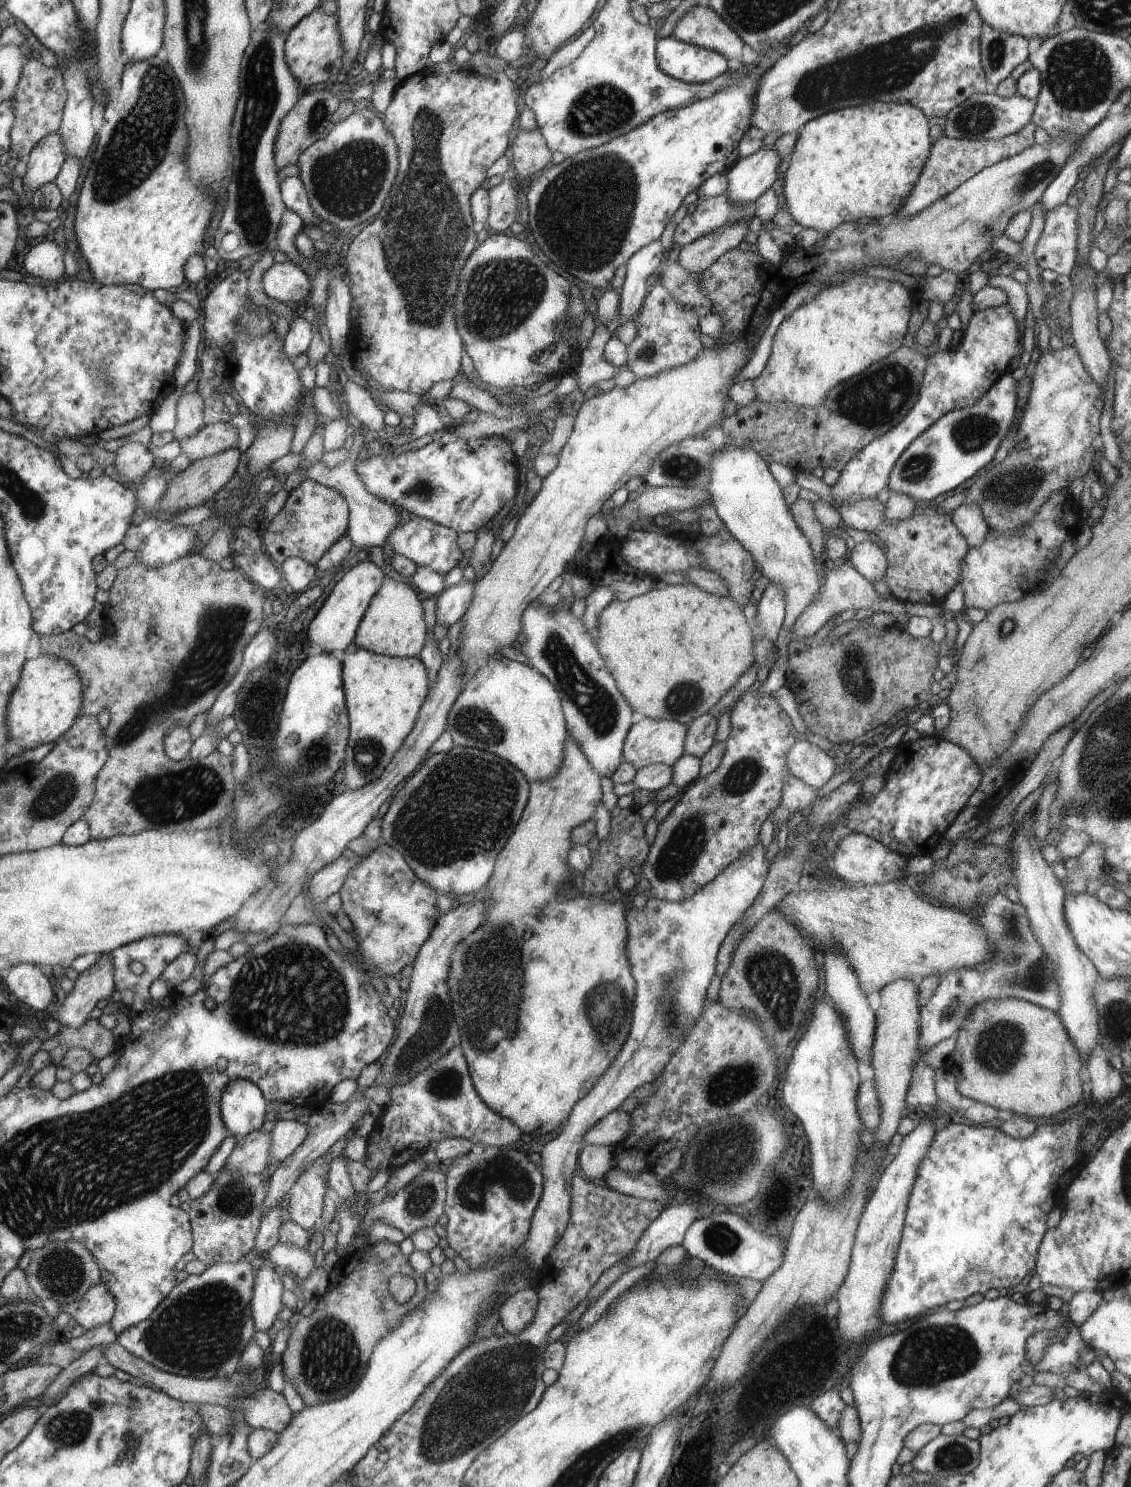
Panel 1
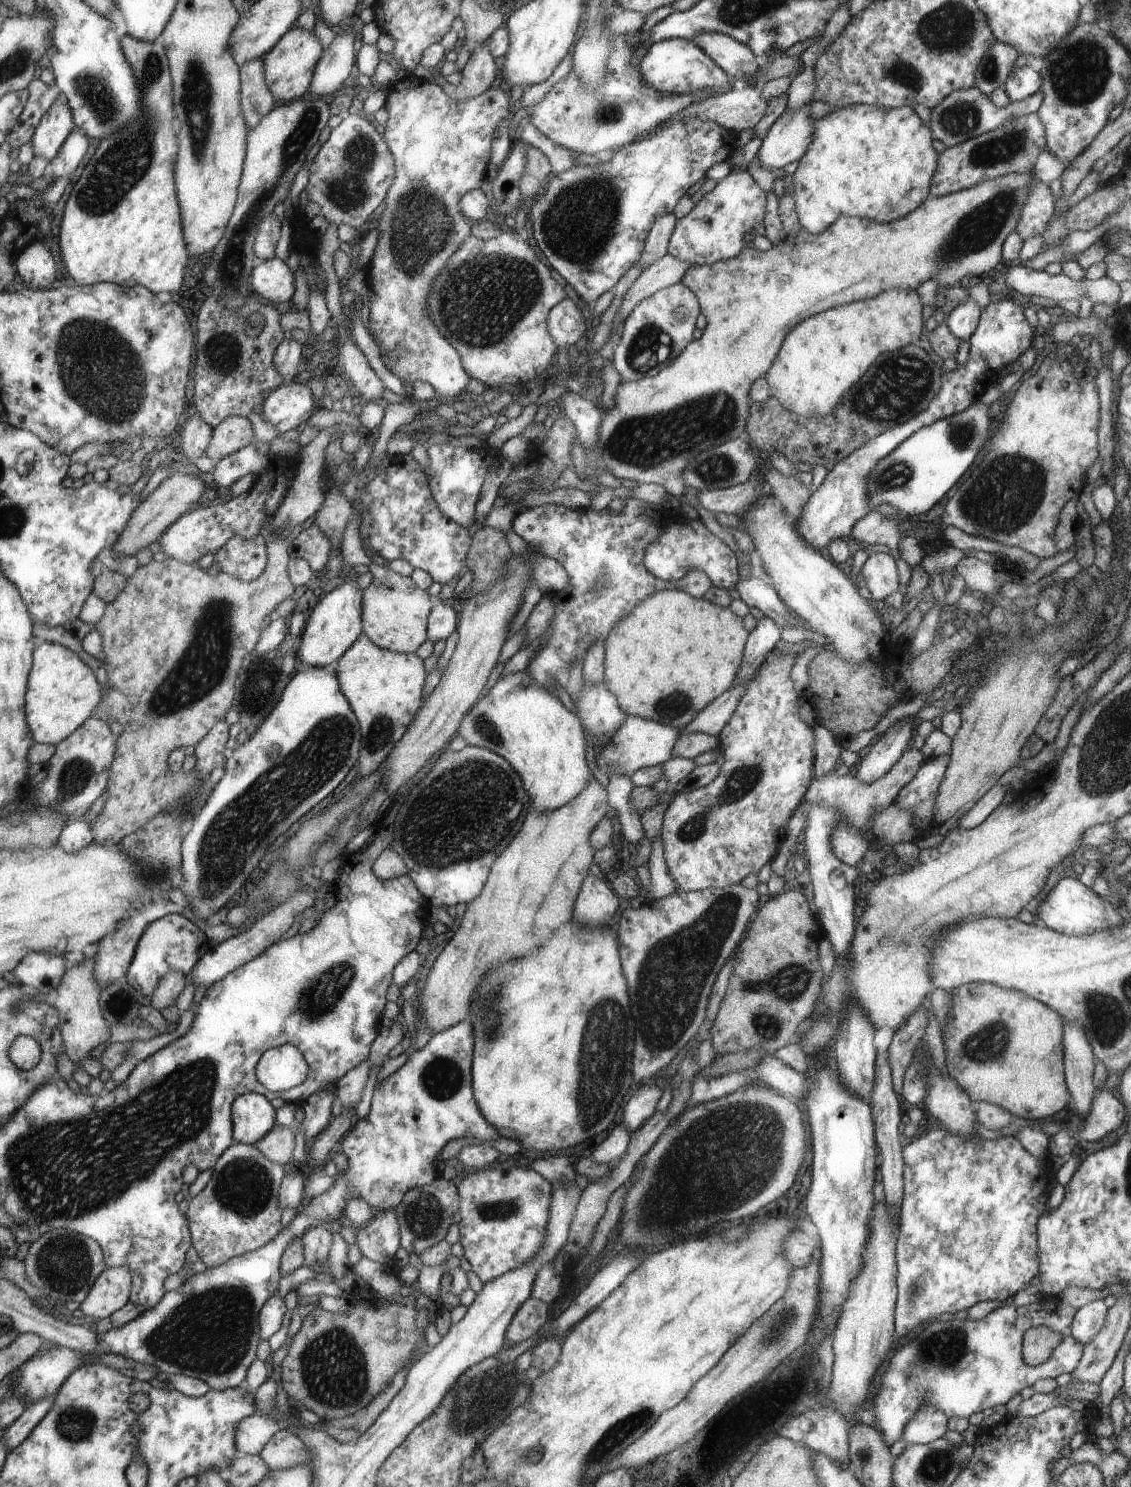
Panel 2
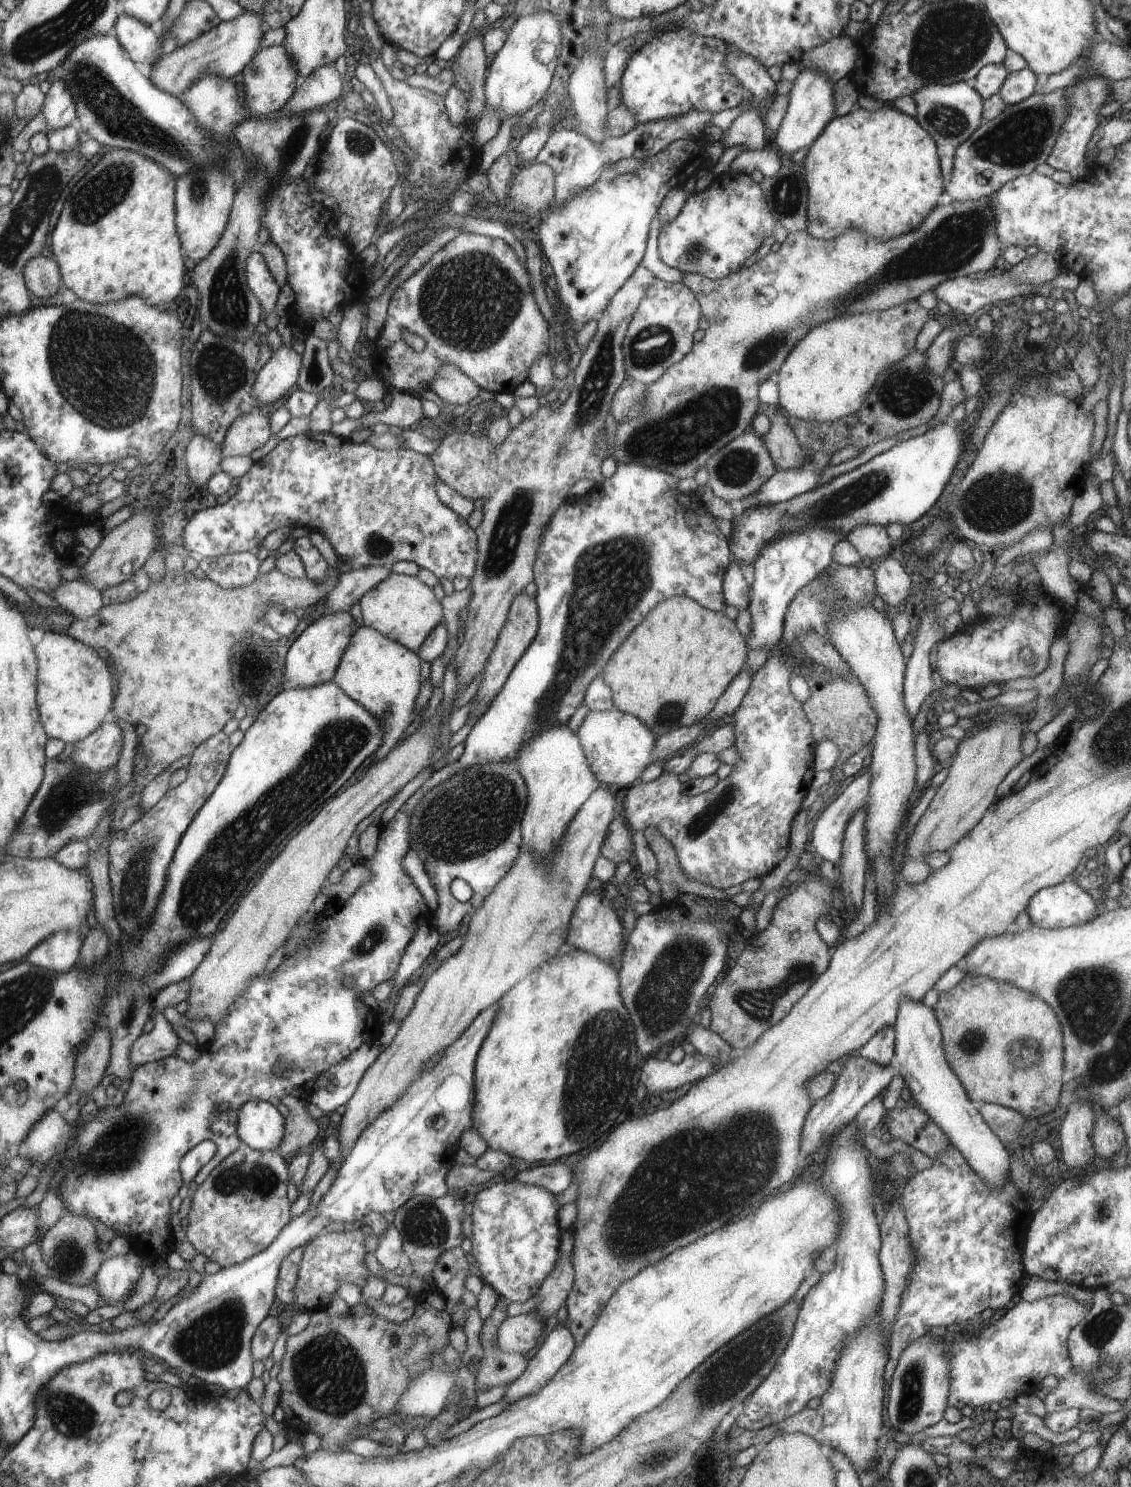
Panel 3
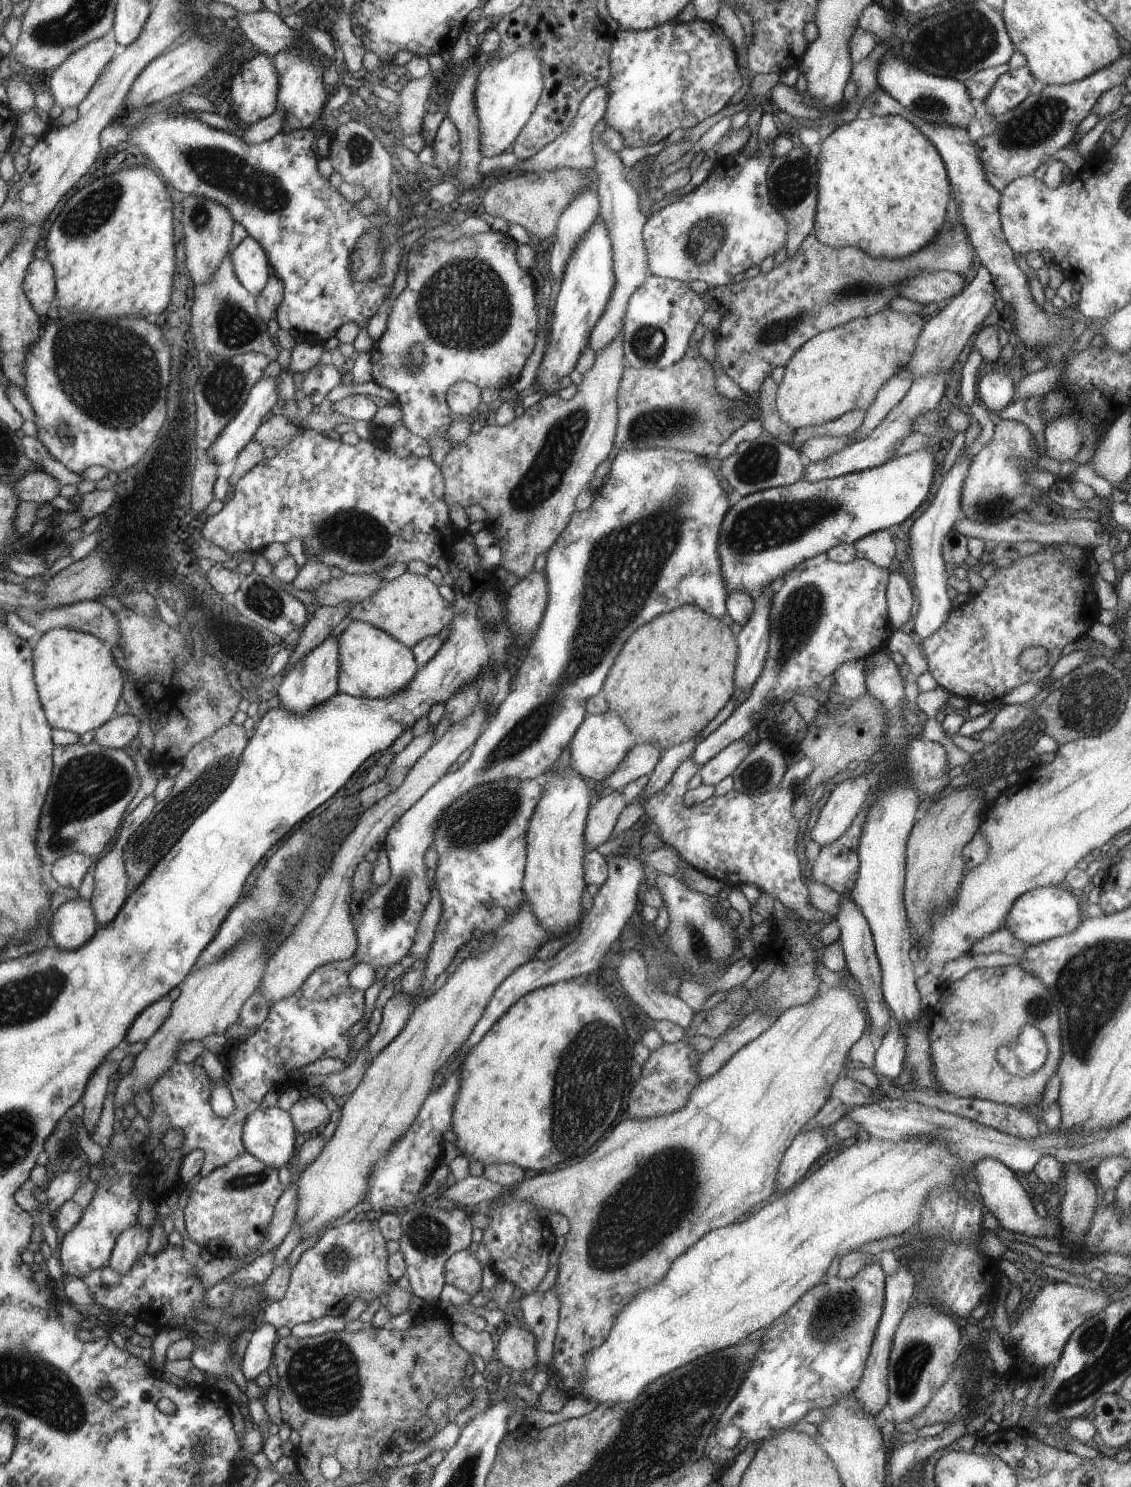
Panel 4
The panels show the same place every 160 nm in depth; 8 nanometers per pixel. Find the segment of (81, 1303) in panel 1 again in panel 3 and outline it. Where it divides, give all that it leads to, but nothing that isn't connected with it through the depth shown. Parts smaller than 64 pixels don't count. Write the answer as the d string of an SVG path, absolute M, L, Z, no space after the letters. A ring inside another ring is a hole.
M136 1251L114 1257L106 1256L95 1274L98 1294L108 1304L116 1305L134 1292L132 1288L135 1288L134 1284L140 1276L142 1266Z

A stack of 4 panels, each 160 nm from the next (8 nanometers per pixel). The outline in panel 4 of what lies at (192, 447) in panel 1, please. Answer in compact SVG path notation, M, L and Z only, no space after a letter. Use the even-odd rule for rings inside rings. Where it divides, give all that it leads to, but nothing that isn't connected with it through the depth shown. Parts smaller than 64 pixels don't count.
M270 414L268 420L258 426L258 431L252 436L252 440L262 444L264 449L274 446L280 451L280 448L284 448L298 432L300 429L283 415Z

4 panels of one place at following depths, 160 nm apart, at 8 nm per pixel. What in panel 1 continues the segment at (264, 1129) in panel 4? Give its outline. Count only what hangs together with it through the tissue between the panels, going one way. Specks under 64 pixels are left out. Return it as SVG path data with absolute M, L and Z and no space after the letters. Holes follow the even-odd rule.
M242 1078L230 1082L221 1097L221 1115L229 1135L244 1138L250 1132L260 1131L268 1104L256 1083Z

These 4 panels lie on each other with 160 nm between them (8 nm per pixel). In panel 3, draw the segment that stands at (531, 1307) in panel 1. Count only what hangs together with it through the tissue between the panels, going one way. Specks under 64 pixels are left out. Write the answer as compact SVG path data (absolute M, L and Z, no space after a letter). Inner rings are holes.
M534 1311L507 1318L495 1334L497 1345L504 1352L526 1356L540 1344L542 1321Z

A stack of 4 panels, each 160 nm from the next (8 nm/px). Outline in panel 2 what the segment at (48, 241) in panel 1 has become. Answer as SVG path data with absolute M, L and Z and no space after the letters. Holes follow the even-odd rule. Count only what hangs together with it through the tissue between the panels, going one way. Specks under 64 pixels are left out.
M39 240L30 243L16 256L15 269L25 285L33 289L48 289L56 280L56 262Z

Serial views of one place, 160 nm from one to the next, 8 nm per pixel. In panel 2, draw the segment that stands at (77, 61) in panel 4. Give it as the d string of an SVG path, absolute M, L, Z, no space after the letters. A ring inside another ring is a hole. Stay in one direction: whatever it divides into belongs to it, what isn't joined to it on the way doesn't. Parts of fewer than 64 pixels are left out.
M62 101L54 102L53 108L42 118L31 138L35 155L50 162L74 130L74 125L69 106L65 106Z

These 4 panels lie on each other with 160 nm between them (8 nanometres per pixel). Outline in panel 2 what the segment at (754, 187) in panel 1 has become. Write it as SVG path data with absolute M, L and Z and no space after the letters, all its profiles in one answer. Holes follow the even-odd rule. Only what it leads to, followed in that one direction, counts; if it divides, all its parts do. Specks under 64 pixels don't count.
M810 103L785 111L772 123L757 152L761 167L776 170L800 160L813 139L816 119L810 116Z

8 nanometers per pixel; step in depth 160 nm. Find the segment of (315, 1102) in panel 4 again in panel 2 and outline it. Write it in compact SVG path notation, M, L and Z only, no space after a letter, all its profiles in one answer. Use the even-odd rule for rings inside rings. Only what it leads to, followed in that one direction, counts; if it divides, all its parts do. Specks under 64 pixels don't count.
M277 1123L274 1129L270 1130L261 1141L257 1142L256 1146L271 1161L285 1165L298 1161L298 1156L292 1155L296 1154L294 1144L296 1144L294 1131L289 1126Z

